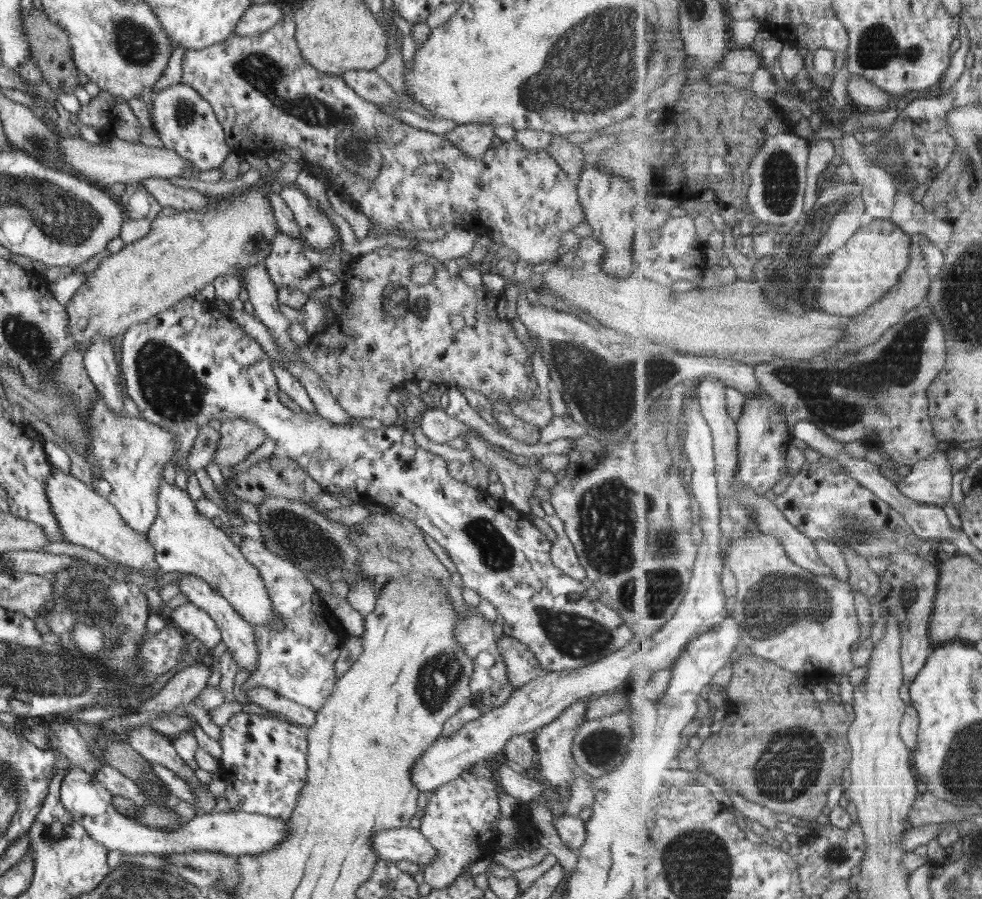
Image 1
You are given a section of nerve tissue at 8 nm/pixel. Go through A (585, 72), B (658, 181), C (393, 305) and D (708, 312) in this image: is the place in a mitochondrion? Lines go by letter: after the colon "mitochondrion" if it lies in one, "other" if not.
A: mitochondrion
B: other
C: mitochondrion
D: other

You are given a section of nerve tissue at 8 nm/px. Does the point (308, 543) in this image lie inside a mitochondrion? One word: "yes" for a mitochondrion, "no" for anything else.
yes

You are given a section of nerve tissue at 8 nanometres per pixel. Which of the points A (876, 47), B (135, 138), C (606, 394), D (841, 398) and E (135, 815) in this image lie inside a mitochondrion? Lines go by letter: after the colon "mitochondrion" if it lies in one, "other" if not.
A: mitochondrion
B: other
C: mitochondrion
D: mitochondrion
E: other

